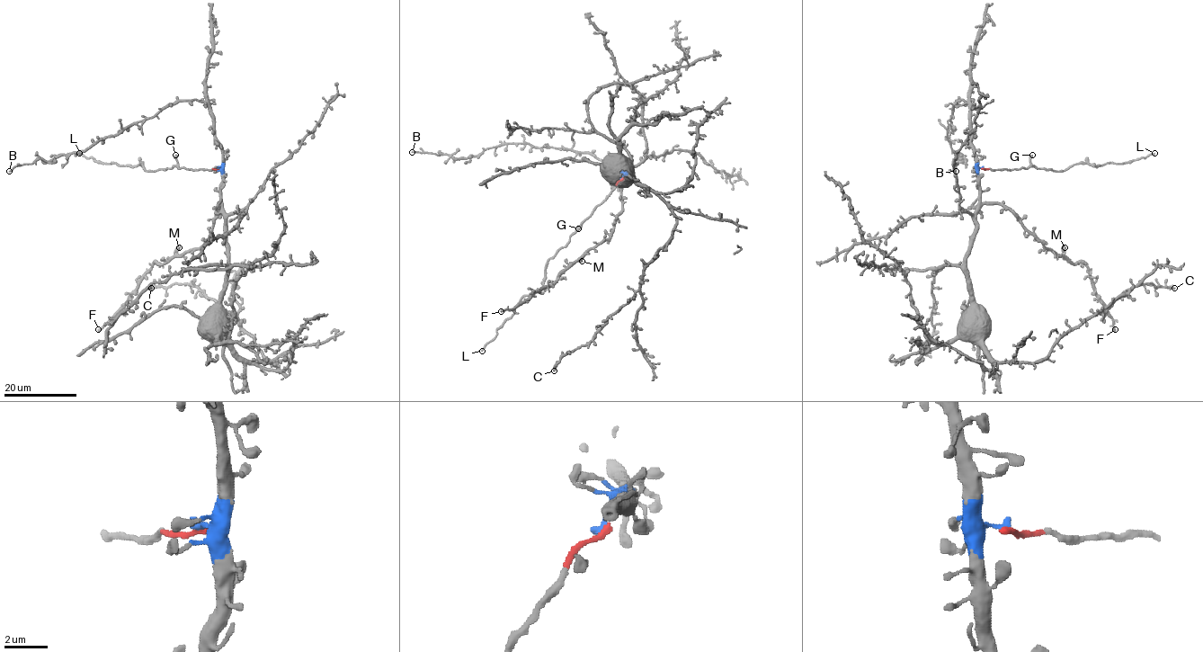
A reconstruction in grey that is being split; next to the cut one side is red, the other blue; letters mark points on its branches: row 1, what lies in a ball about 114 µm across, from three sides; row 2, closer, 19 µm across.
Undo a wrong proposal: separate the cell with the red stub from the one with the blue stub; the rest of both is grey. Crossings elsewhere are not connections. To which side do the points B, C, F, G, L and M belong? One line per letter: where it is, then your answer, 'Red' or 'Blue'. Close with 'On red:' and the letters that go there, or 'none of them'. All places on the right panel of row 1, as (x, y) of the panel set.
B: Place: (956, 171). Blue
C: Place: (1174, 288). Blue
F: Place: (1115, 329). Blue
G: Place: (1032, 155). Red
L: Place: (1154, 153). Red
M: Place: (1064, 247). Blue
On red: G, L

